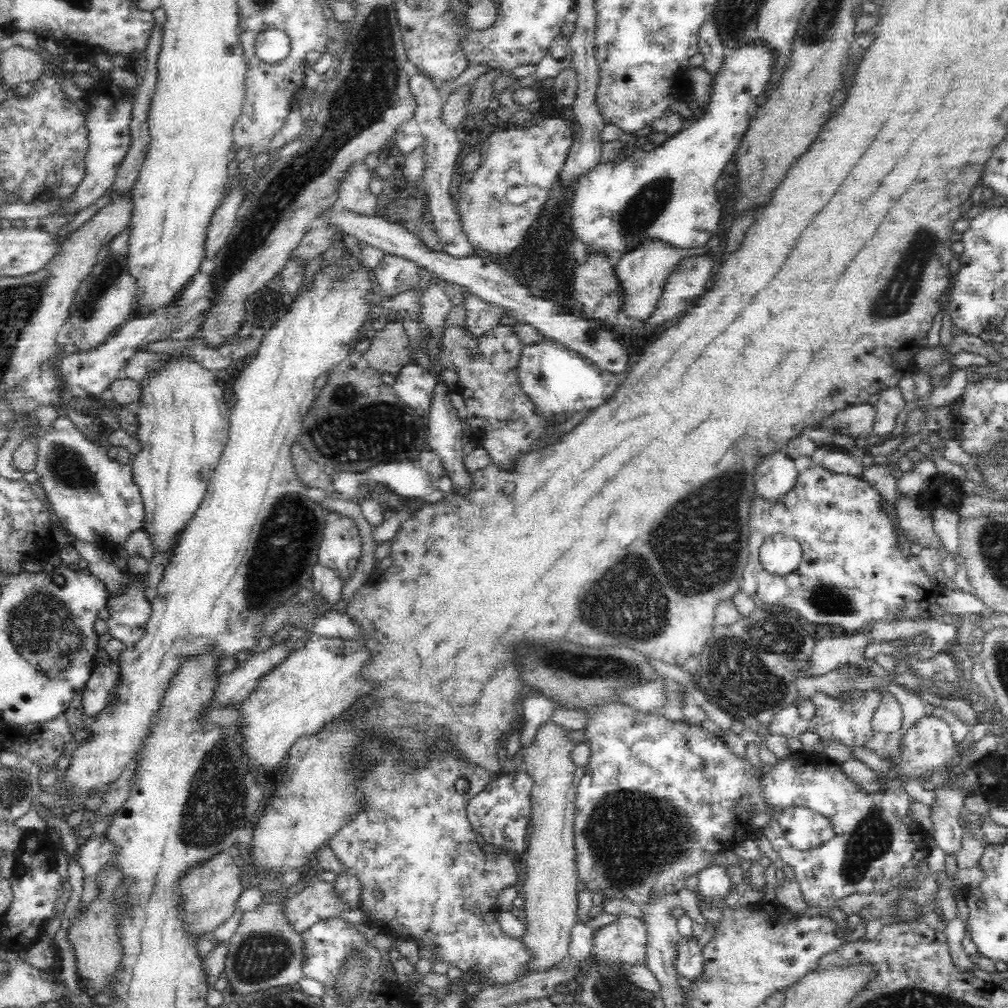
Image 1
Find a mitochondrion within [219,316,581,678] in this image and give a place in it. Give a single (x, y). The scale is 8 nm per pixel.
(350, 428)

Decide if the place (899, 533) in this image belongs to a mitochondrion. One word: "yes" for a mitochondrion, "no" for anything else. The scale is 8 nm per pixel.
no

